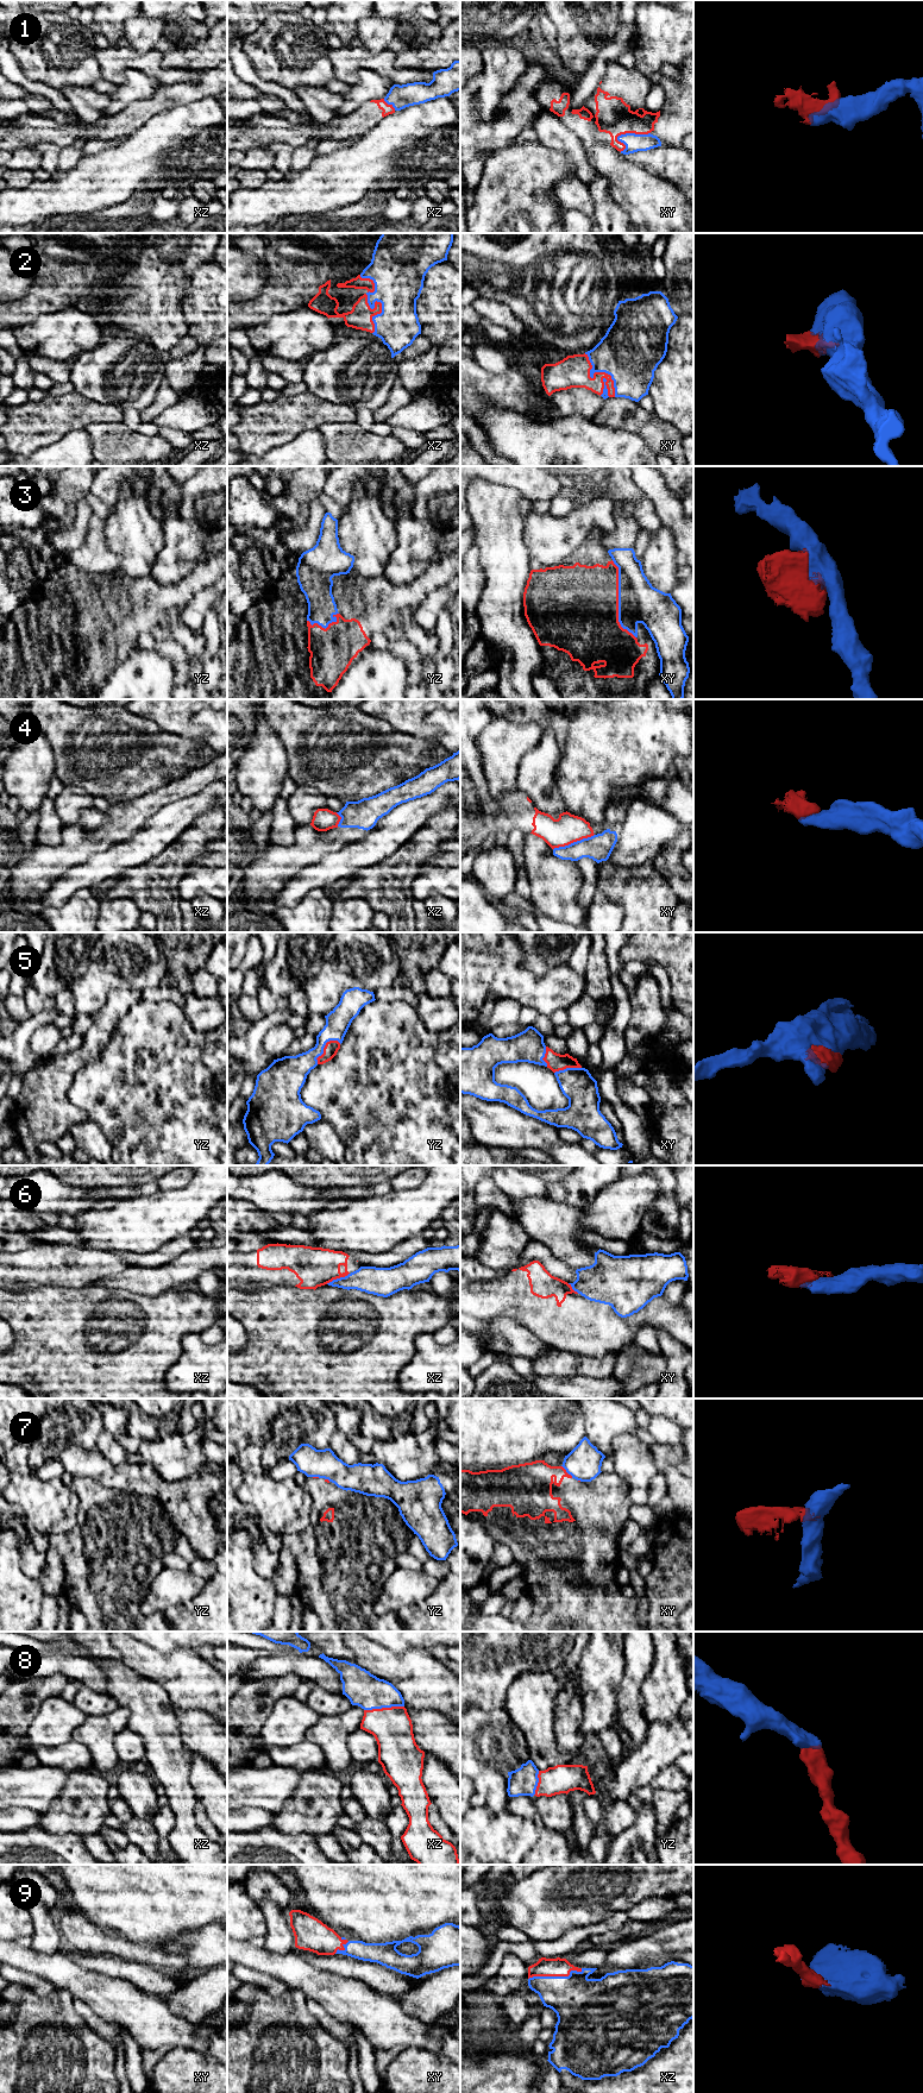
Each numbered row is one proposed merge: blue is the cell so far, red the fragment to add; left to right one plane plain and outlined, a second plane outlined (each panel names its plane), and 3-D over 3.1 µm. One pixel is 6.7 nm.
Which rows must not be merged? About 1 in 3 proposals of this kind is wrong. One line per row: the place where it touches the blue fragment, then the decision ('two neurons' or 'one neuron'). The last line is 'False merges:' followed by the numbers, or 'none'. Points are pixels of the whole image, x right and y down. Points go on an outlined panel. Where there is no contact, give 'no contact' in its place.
1: contact xy (626, 133); one neuron
2: contact xz (372, 308); one neuron
3: contact xy (619, 601); two neurons
4: contact xy (573, 842); two neurons
5: contact yz (324, 1047); one neuron
6: contact xz (337, 1278); two neurons
7: contact xy (566, 1471); two neurons
8: contact xz (383, 1707); one neuron
9: contact xz (556, 1977); one neuron
False merges: 3, 4, 6, 7

